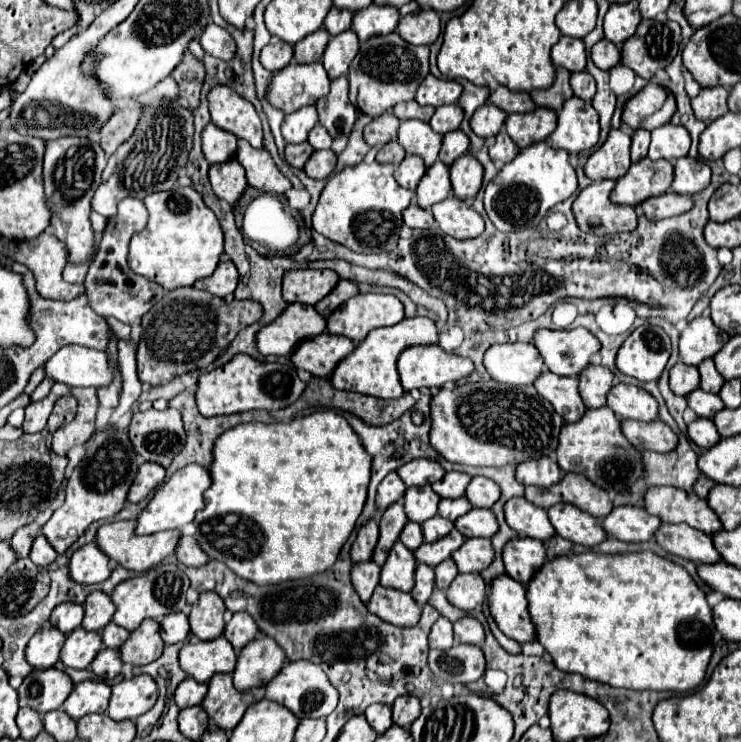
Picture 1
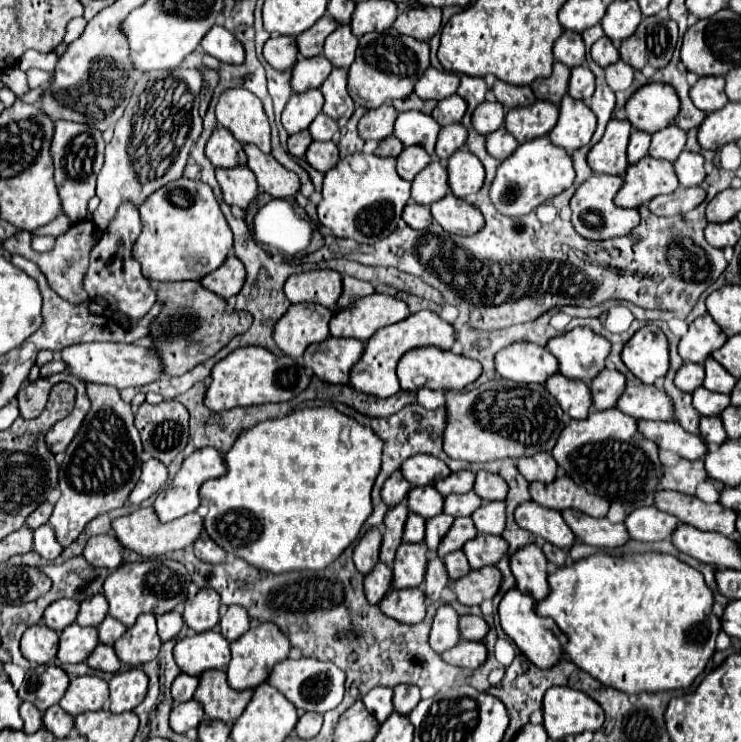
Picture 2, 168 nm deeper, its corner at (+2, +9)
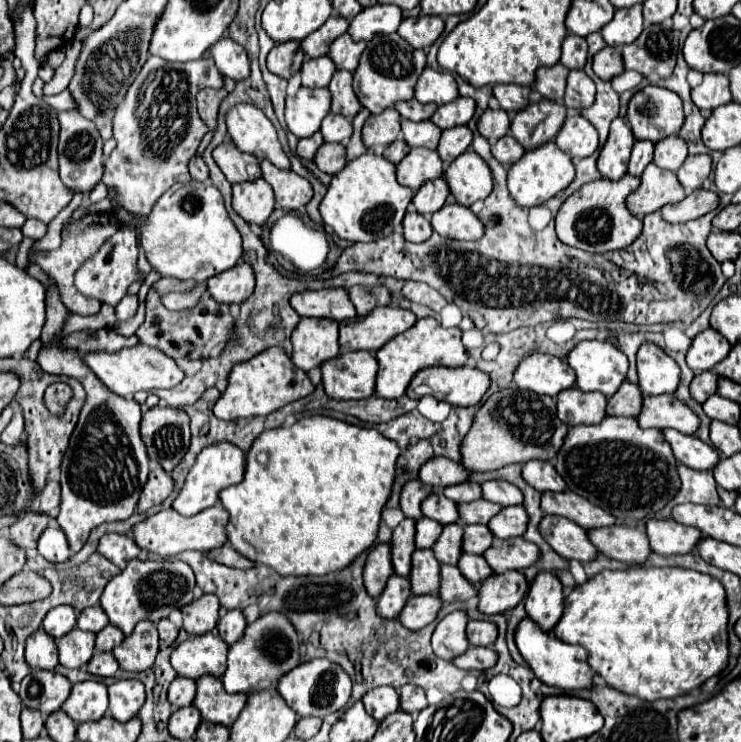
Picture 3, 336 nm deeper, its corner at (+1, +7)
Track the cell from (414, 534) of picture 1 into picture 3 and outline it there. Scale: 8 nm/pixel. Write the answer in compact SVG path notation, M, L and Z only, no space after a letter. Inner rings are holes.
M422 517L416 521L416 547L418 549L430 549L436 539L440 537L442 533L442 525L434 519L428 519L428 517Z

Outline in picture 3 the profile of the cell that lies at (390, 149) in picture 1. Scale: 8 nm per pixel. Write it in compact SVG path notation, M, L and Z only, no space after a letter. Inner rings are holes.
M396 139L392 145L386 147L384 157L388 161L392 161L392 163L398 163L398 161L402 161L402 157L406 157L406 151L410 151L410 147L406 145L406 141L404 139Z

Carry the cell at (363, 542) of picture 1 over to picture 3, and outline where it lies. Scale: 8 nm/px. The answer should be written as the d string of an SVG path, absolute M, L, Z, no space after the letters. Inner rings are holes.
M378 545L368 553L368 561L364 567L364 585L370 593L370 597L380 597L382 589L386 587L386 581L390 579L390 573L394 573L392 561L390 561L390 545Z

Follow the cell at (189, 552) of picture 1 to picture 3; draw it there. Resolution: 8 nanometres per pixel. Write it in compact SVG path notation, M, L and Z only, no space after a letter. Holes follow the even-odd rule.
M224 545L224 547L220 547L220 549L210 551L210 553L208 553L208 557L210 557L210 559L214 559L214 561L218 561L218 563L222 563L222 565L236 567L236 569L250 569L250 567L254 567L254 565L256 565L256 563L252 563L250 559L242 557L238 551L230 549L230 545Z

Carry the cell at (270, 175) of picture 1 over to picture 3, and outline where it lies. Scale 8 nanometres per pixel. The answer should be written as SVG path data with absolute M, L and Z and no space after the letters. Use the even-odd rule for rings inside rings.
M262 161L262 177L272 185L276 207L284 211L298 211L312 199L312 185L294 171L276 169L270 161Z

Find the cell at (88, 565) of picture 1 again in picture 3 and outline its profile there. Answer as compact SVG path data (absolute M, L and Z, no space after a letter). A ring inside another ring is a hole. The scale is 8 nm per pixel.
M120 533L104 535L100 539L100 545L98 545L98 553L102 553L104 557L108 557L120 569L124 569L130 559L136 559L140 555L140 551L142 549L132 541L132 537L120 535Z

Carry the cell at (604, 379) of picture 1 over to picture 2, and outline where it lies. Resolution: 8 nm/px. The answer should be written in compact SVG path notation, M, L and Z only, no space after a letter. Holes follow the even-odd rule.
M607 369L597 375L597 379L591 379L589 383L591 397L593 397L593 407L595 409L611 409L615 407L617 397L625 389L625 375L621 375L617 369Z

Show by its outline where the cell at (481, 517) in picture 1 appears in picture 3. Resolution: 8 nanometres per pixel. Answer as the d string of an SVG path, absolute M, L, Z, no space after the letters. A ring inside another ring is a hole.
M512 505L504 507L490 523L490 531L494 533L496 539L510 539L510 537L520 537L526 533L528 527L528 513L522 505Z

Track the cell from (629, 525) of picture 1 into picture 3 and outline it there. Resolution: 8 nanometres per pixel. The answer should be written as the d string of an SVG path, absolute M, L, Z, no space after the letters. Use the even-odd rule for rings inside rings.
M650 519L646 525L652 551L660 555L686 555L696 551L698 541L704 537L698 529L676 523L674 519Z

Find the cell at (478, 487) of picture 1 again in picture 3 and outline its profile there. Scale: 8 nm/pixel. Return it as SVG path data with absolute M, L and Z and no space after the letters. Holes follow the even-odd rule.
M486 481L482 483L482 491L484 499L498 503L502 507L522 503L522 491L516 485L510 485L508 481Z

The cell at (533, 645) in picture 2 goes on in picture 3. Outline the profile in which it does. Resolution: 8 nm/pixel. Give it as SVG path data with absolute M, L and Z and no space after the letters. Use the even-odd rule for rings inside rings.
M524 619L518 629L516 629L516 645L522 653L522 657L528 661L530 669L536 673L536 677L550 685L550 687L558 687L562 691L576 691L576 689L590 689L594 683L594 671L590 669L588 661L586 661L586 649L582 649L580 645L570 645L564 641L558 641L556 637L552 637L550 633L544 633L532 619Z

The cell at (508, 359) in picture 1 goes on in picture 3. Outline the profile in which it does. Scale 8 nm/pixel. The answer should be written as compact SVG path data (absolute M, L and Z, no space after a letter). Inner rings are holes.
M534 353L518 365L514 381L520 389L556 397L560 391L574 387L574 369L570 369L564 359L546 353Z

